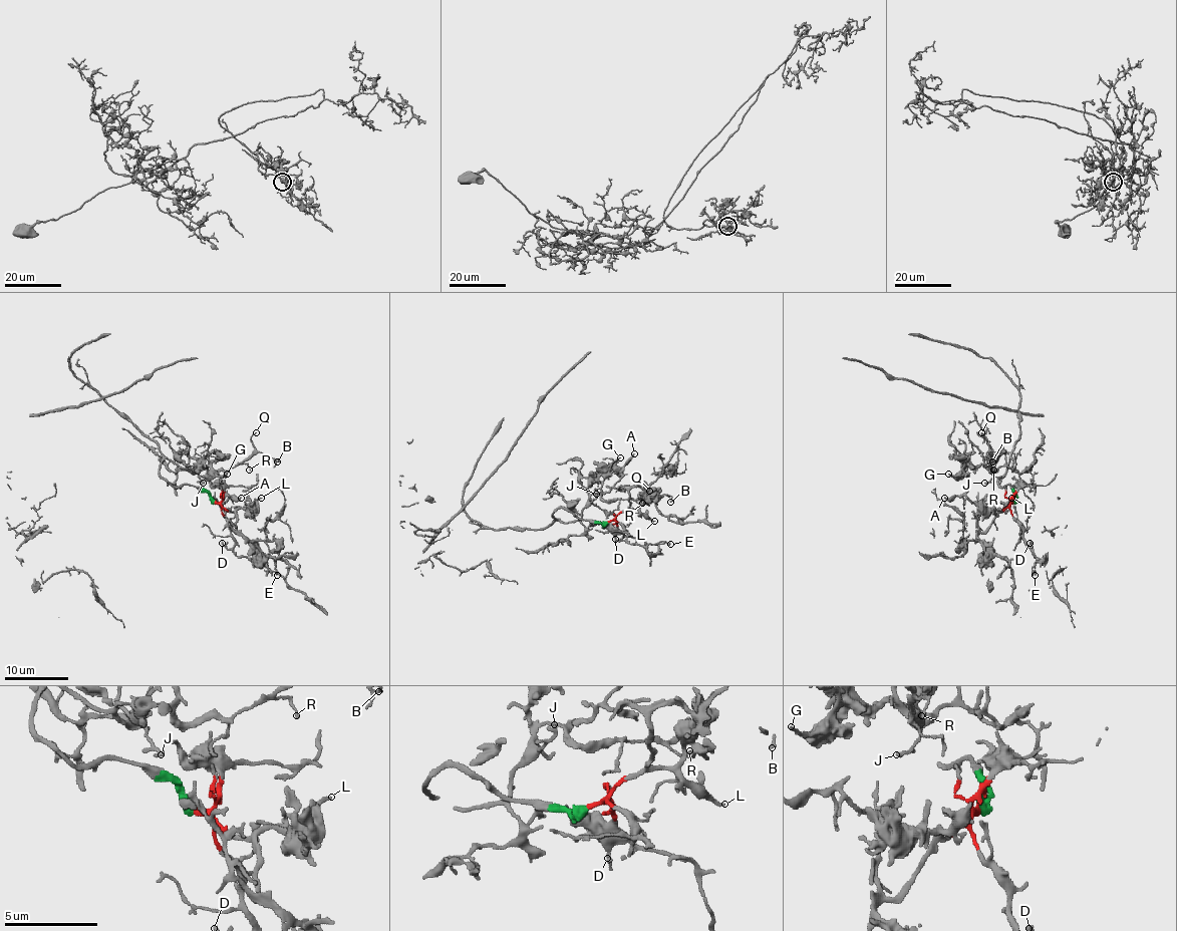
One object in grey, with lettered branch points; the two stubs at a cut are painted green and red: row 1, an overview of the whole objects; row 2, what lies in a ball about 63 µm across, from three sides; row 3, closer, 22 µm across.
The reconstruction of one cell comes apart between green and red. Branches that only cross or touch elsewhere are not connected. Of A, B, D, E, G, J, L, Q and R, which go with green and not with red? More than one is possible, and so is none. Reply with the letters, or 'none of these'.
B, G, J, Q, R

